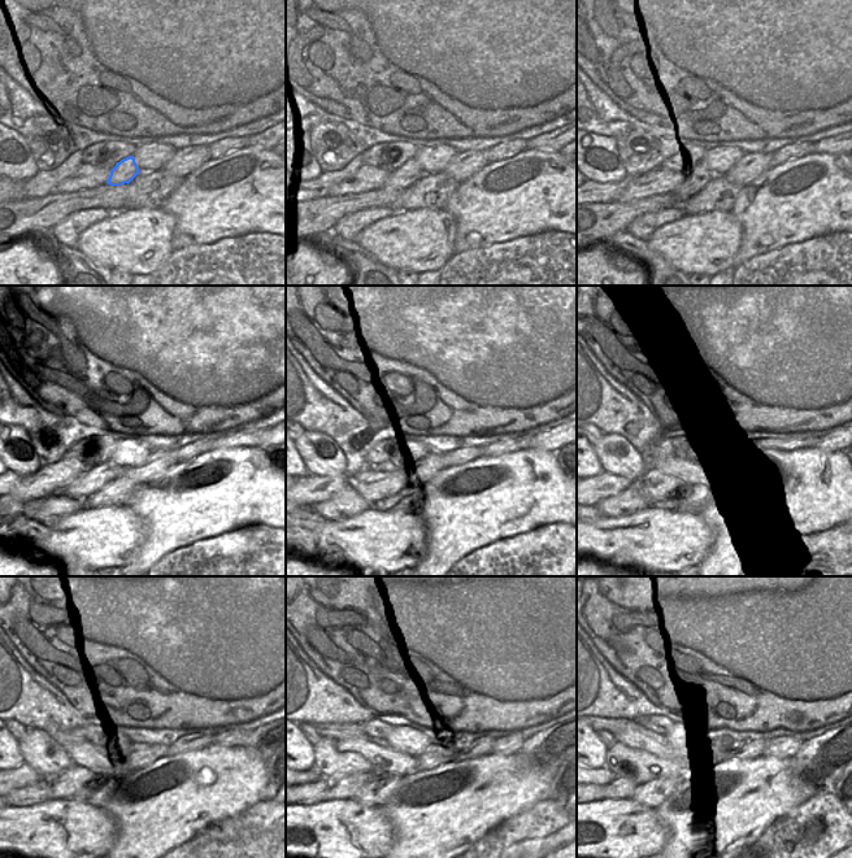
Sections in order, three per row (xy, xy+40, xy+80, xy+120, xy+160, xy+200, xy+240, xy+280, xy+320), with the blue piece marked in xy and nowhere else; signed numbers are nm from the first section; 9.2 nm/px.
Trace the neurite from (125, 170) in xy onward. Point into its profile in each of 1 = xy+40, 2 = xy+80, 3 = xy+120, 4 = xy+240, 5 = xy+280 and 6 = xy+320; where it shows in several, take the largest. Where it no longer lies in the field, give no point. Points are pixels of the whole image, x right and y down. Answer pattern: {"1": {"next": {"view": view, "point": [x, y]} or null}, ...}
{"1": {"next": {"view": "xy+40", "point": [407, 175]}}, "2": {"next": {"view": "xy+80", "point": [691, 181]}}, "3": {"next": {"view": "xy+120", "point": [95, 478]}}, "4": {"next": {"view": "xy+240", "point": [72, 780]}}, "5": {"next": {"view": "xy+280", "point": [343, 787]}}, "6": {"next": {"view": "xy+320", "point": [620, 788]}}}

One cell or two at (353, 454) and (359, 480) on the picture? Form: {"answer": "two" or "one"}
{"answer": "two"}

